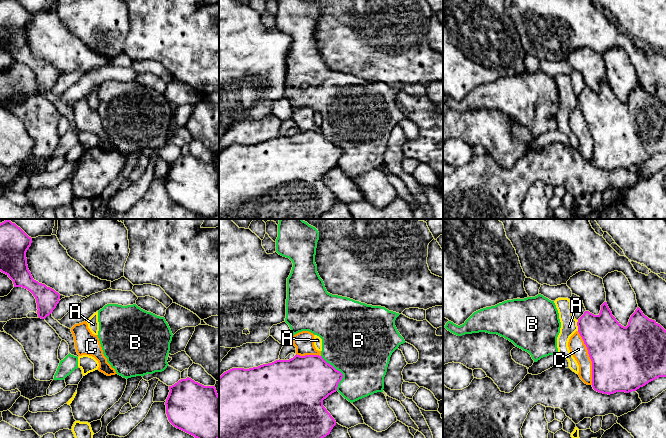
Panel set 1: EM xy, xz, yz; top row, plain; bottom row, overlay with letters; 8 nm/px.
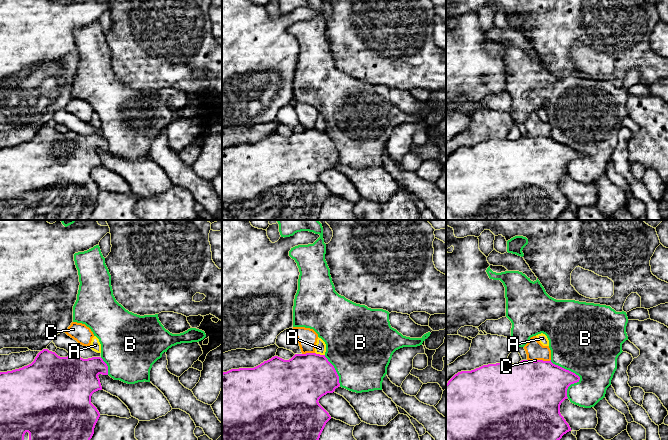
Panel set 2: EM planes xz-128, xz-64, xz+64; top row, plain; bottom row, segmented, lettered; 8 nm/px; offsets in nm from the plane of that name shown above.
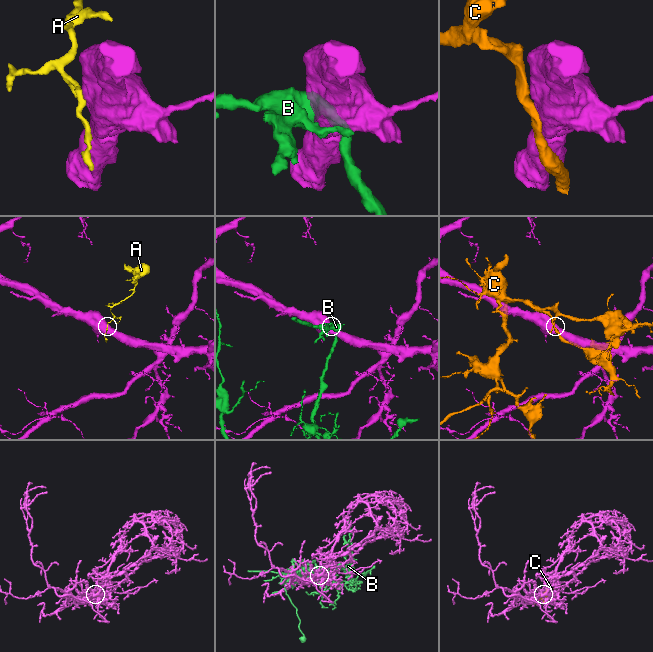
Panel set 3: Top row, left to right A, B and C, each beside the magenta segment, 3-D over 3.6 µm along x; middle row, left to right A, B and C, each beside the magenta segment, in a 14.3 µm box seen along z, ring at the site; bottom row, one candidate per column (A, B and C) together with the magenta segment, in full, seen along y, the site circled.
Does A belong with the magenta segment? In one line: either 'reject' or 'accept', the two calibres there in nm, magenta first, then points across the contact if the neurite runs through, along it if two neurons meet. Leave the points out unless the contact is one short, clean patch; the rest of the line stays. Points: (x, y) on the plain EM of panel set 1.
reject | 320/130 nm | along yz (578, 96), (577, 106)

